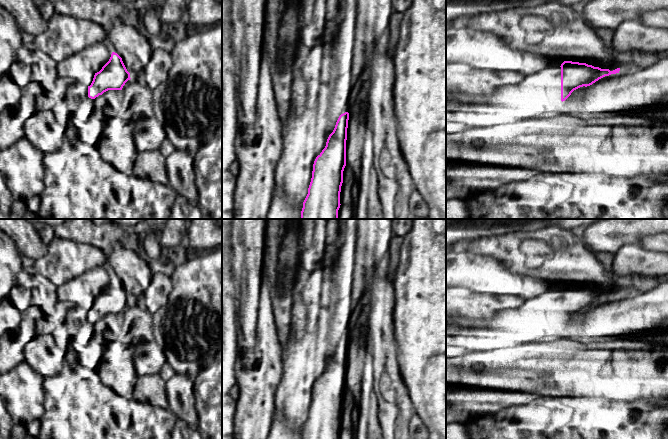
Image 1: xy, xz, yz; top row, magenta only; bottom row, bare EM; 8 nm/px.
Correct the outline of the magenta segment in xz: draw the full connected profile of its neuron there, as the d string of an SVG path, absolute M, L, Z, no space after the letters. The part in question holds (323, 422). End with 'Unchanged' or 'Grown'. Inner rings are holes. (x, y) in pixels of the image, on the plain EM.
M348 336L339 340L325 372L314 385L301 439L338 439L343 395L346 390L348 344Z. Unchanged

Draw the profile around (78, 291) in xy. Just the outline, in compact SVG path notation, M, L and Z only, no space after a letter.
M107 265L96 267L58 286L58 299L90 310L94 299L109 285L112 276Z

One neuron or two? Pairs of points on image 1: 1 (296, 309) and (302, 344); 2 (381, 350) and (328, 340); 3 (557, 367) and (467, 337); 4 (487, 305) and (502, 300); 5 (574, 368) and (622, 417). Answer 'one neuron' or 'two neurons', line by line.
1: two neurons
2: two neurons
3: two neurons
4: one neuron
5: two neurons

